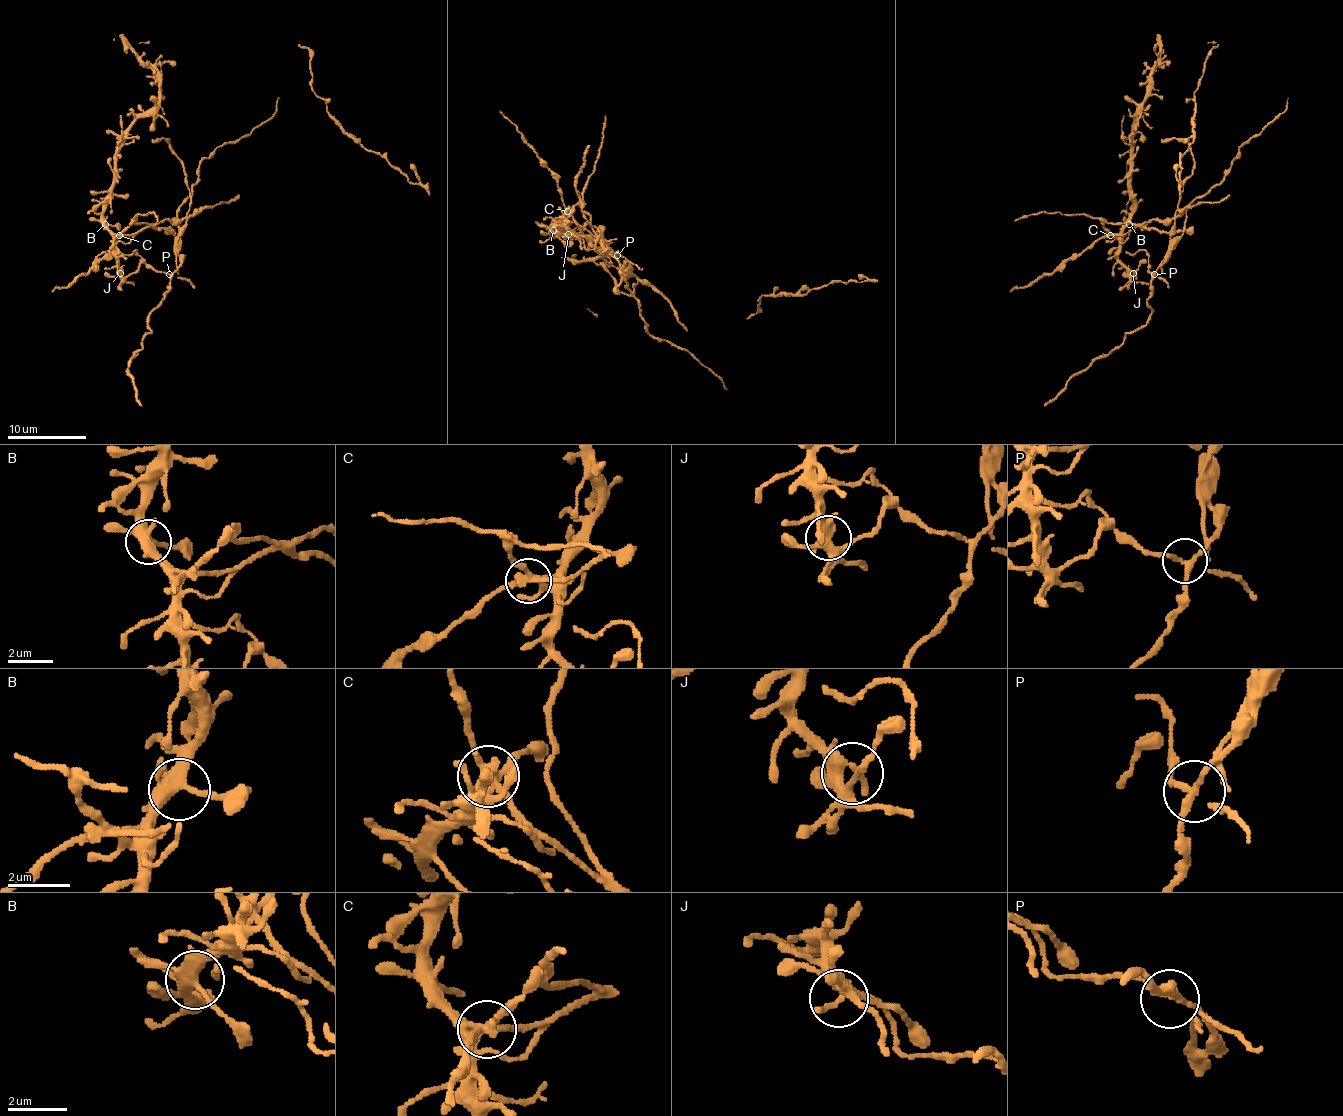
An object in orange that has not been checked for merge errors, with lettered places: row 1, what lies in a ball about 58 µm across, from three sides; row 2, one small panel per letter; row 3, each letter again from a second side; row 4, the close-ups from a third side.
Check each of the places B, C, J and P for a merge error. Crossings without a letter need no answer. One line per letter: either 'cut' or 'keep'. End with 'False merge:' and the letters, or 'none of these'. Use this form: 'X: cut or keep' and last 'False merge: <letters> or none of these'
B: keep
C: cut
J: keep
P: cut
False merge: C, P

